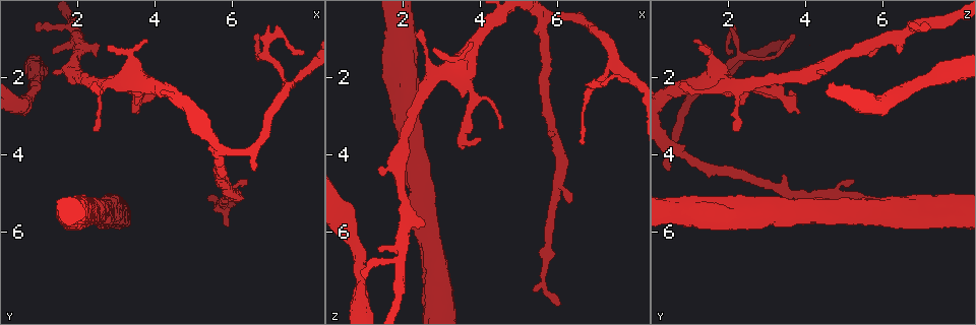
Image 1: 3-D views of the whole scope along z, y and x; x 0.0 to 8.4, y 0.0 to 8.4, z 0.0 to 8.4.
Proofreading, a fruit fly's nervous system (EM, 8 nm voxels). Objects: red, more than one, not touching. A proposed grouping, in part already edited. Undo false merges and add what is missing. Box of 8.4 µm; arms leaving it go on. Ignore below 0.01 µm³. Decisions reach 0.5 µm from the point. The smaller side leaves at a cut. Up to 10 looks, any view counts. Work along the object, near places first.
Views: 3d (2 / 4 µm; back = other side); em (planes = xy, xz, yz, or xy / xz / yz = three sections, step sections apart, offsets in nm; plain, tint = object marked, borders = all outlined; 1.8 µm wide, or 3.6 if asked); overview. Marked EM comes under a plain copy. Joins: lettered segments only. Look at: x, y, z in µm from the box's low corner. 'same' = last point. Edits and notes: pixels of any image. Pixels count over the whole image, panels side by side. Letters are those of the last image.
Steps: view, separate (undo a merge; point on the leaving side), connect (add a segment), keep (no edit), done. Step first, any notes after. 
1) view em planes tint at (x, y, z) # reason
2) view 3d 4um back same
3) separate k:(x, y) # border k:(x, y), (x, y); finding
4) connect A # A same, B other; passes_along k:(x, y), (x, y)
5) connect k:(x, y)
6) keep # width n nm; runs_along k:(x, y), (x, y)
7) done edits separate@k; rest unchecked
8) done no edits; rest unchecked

view em planes borders at (1.35, 1.95, 4.50) # branch stops here

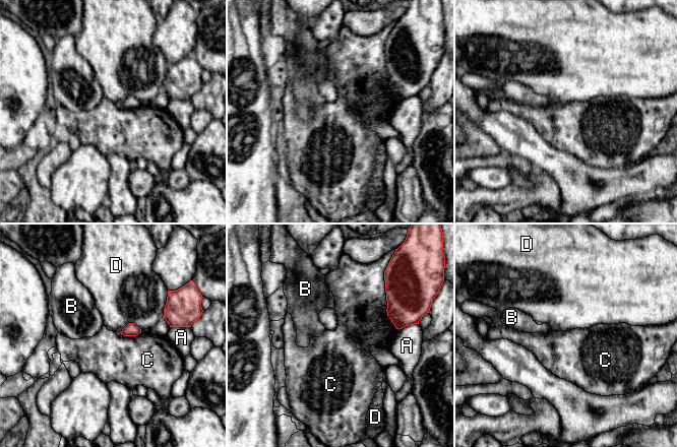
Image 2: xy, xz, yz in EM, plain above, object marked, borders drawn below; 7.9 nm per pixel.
keep # A other, B other, C other, D other; border 2:(384, 282), (386, 315), (398, 329); no lettered segment goes on from it

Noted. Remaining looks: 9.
view em planes borders at (1.00, 0.75, 7.20) # an open end

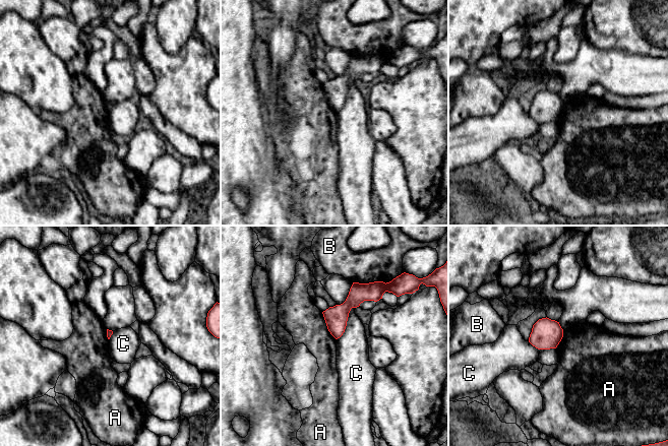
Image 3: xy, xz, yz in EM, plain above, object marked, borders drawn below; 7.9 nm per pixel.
keep # A other, B other, C other; border 3:(321, 312), (327, 330), (336, 339); none of them fits

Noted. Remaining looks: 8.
view em xy step 4 borders at (3.50, 2.65, 2.30) # an open end

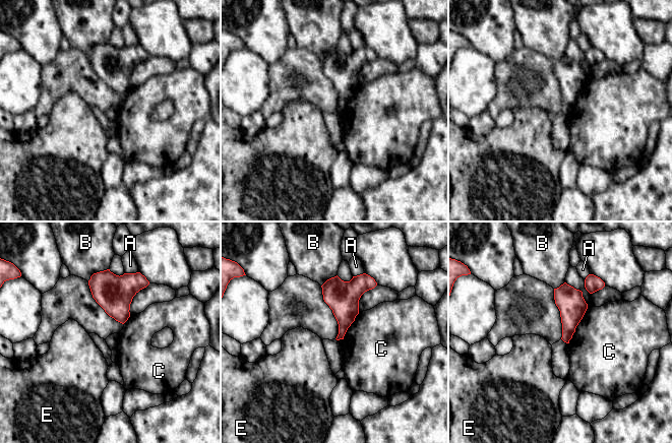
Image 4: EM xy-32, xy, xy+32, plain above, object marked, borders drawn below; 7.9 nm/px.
view em planes borders same

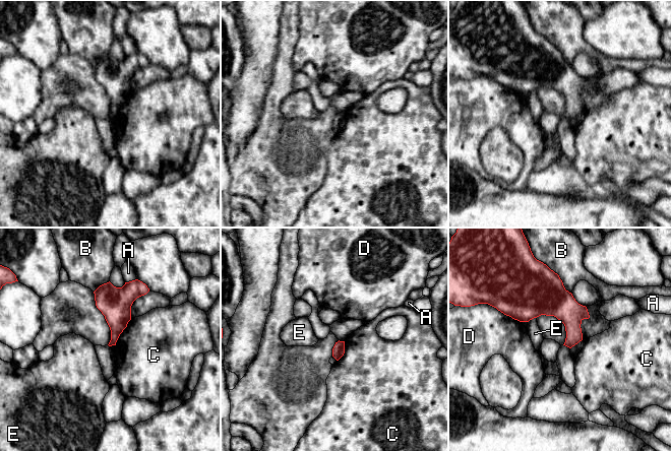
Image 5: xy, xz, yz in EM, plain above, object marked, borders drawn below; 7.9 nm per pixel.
keep # A other, B other, C other, D other, E other; no lettered segment goes on from it

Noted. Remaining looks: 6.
view 3d 2um at (6.85, 1.50, 2.30)

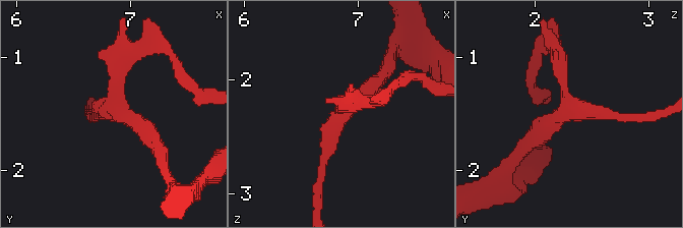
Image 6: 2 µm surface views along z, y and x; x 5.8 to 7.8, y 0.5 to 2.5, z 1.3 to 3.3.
view em yz step 4 tint at (6.88, 1.46, 2.28) # now the EM

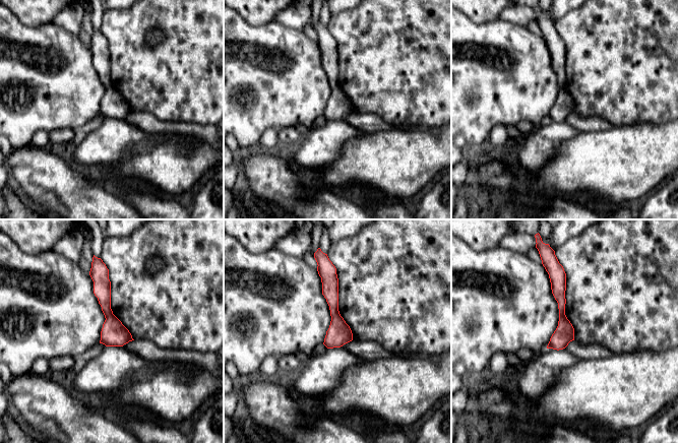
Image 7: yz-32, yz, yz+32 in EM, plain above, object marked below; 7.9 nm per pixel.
view em planes borders same

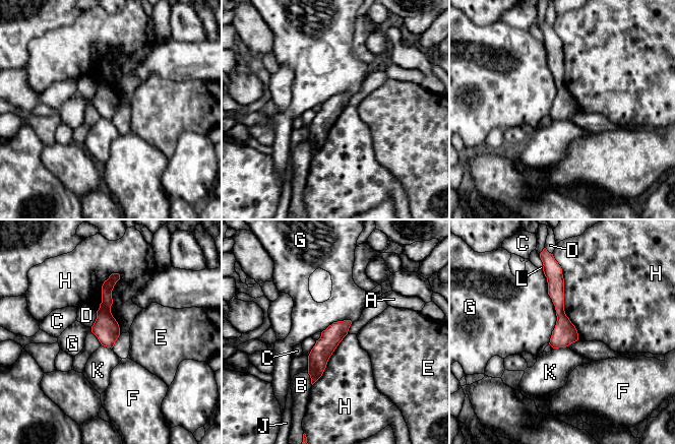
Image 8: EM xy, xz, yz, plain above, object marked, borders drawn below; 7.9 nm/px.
keep # longest_contact G 600 nm; A other, B other, C other, D other, E other, F other, G other, H other, J other, K other, L other; border 8:(112, 272), (120, 333); continuous, no second neuron

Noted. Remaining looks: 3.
done no edits; rest unchecked

